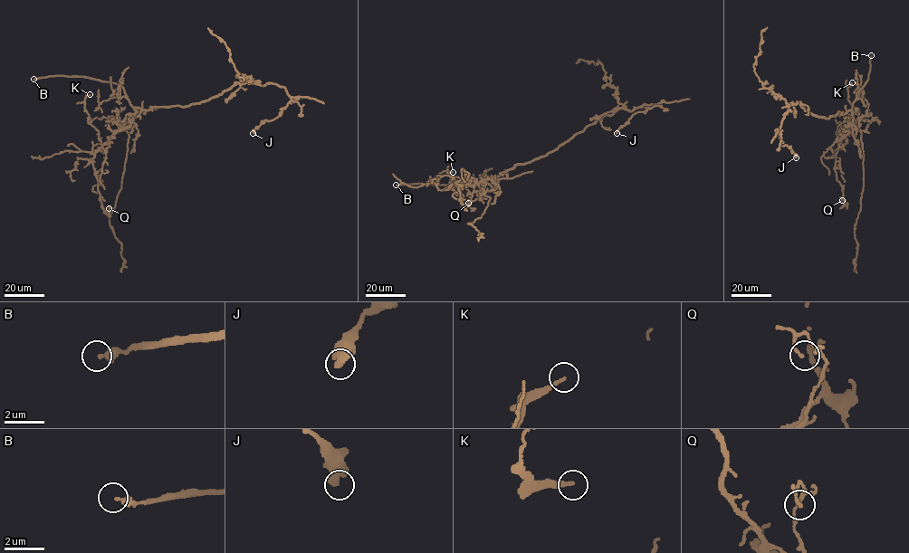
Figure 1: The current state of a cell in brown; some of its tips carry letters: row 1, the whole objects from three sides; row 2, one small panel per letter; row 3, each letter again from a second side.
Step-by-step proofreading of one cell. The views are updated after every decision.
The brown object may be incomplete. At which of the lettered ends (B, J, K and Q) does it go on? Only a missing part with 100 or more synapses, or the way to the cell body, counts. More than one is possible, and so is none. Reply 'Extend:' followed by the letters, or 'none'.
Extend: B

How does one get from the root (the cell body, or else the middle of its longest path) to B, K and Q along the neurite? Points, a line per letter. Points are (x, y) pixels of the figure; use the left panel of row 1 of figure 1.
B: (158, 107), (147, 109), (133, 107), (125, 90), (115, 83), (59, 75), (33, 79)
K: (158, 107), (134, 108), (130, 125), (102, 144), (99, 131), (88, 121), (84, 99), (90, 94)
Q: (158, 107), (134, 108), (130, 125), (117, 131), (95, 153), (92, 166), (101, 207), (108, 214), (109, 208)

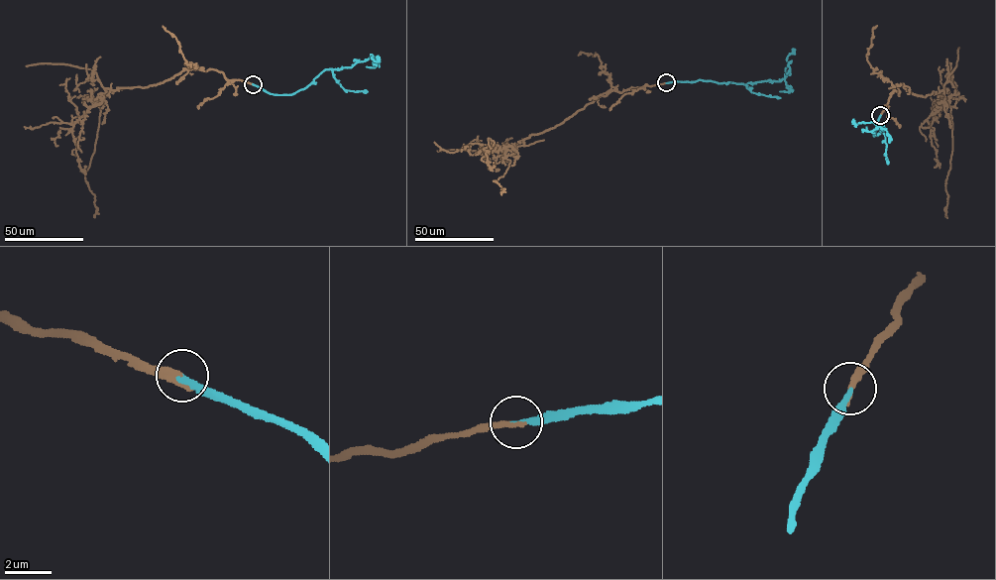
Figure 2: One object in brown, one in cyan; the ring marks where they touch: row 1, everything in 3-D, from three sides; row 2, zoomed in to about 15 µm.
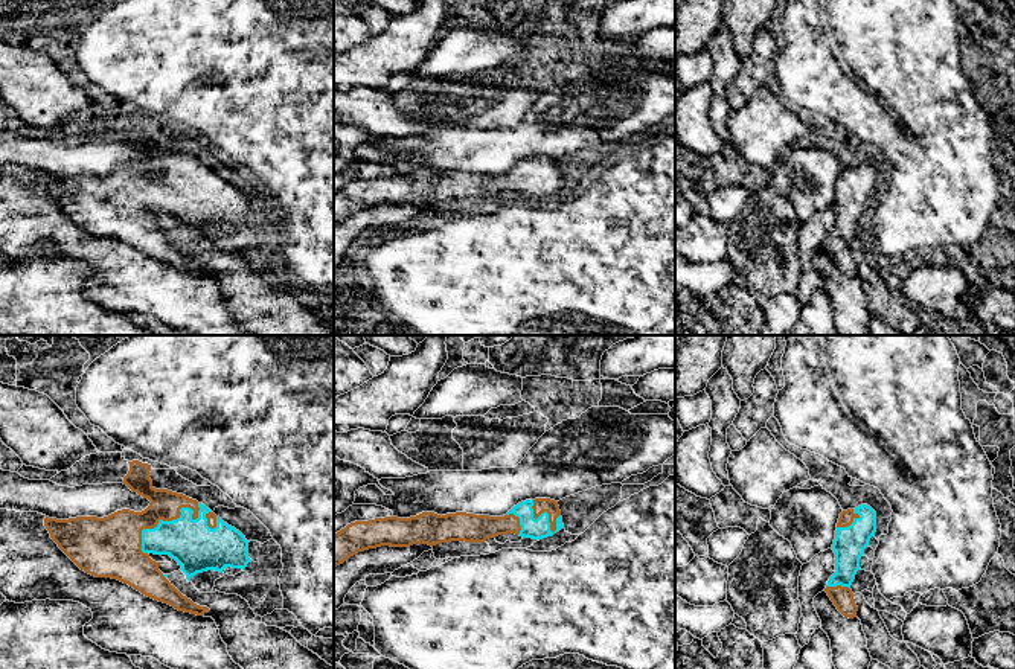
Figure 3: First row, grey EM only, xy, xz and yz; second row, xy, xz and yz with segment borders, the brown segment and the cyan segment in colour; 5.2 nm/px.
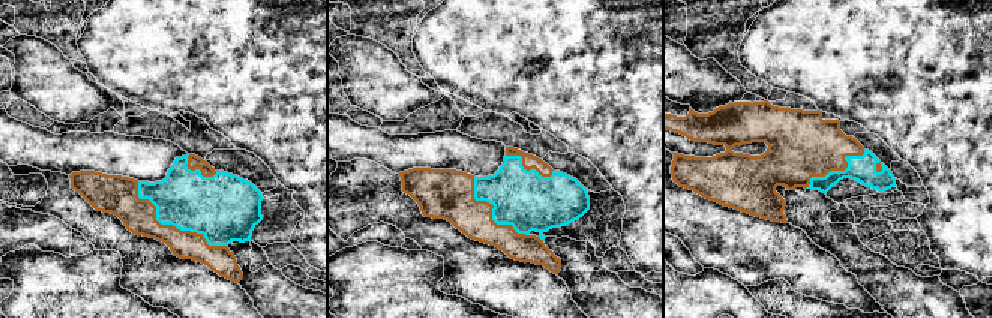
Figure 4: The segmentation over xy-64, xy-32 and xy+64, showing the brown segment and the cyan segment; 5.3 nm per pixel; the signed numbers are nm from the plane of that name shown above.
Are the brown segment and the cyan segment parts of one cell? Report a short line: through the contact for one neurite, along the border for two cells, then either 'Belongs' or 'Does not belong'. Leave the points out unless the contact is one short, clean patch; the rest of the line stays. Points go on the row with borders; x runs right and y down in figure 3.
Belongs

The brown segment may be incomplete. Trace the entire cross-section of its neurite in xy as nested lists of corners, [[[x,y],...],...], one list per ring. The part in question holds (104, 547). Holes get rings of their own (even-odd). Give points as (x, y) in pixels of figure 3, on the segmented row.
[[[139,460],[128,462],[130,471],[123,477],[133,492],[137,492],[151,503],[142,512],[130,509],[117,511],[108,517],[76,517],[69,520],[44,518],[44,526],[58,547],[85,573],[94,578],[111,578],[128,584],[142,594],[168,603],[178,611],[203,616],[210,610],[200,607],[183,596],[158,570],[158,562],[149,558],[154,555],[169,555],[178,562],[186,579],[197,573],[215,570],[223,573],[226,567],[245,568],[248,558],[248,543],[235,527],[224,523],[209,507],[183,494],[168,489],[155,489],[149,479],[151,465]]]

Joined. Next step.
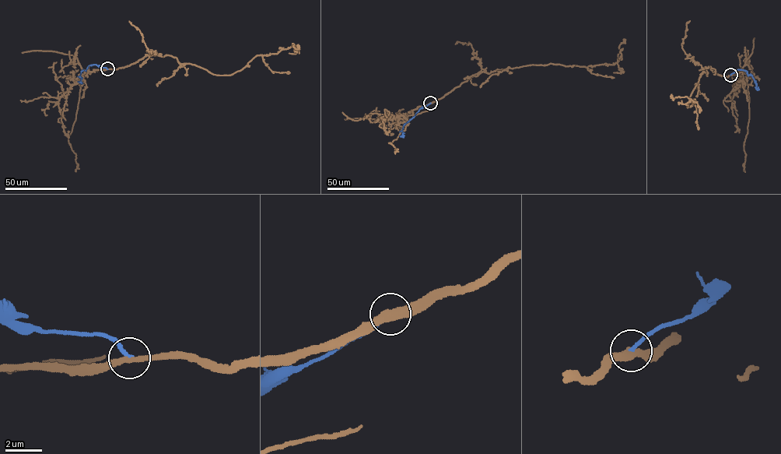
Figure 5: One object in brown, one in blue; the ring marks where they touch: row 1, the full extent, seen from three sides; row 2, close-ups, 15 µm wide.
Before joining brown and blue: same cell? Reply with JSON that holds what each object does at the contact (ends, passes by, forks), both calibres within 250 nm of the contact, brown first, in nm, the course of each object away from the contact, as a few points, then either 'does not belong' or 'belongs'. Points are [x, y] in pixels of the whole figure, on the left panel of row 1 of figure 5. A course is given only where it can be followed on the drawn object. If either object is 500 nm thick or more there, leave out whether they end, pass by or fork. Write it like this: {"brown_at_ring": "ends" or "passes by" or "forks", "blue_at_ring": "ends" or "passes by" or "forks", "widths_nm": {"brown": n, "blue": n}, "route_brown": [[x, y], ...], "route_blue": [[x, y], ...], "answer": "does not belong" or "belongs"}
{"brown_at_ring": "passes by", "blue_at_ring": "ends", "widths_nm": {"brown": 340, "blue": 200}, "route_brown": [[107, 68], [152, 54], [230, 75], [256, 56], [278, 53], [292, 43], [297, 49], [298, 44]], "route_blue": [[107, 68], [90, 65], [81, 72], [81, 82], [78, 81]], "answer": "belongs"}

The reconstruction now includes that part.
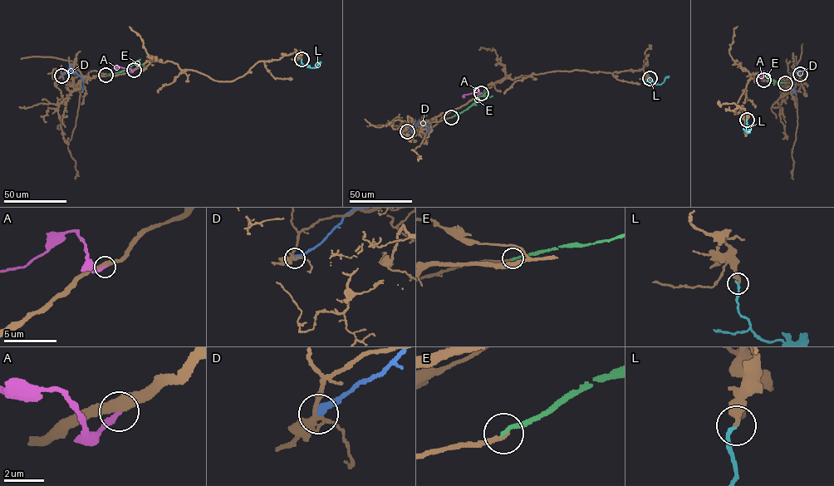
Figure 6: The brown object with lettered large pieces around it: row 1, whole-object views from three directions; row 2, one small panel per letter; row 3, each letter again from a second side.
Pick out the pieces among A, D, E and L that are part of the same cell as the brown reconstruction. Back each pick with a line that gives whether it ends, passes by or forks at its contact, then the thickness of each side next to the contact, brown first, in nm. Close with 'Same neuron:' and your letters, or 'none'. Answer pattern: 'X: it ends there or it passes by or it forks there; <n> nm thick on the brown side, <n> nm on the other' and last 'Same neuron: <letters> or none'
E: it ends there; 190 nm thick on the brown side, 220 nm on the other
Same neuron: E

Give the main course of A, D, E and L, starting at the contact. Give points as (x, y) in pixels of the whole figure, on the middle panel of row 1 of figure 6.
A: (481, 93), (476, 89), (463, 97)
D: (407, 131), (414, 125), (425, 123), (429, 125), (425, 132)
E: (452, 117), (473, 105), (480, 95), (492, 95)
L: (650, 78), (661, 84), (669, 76)

